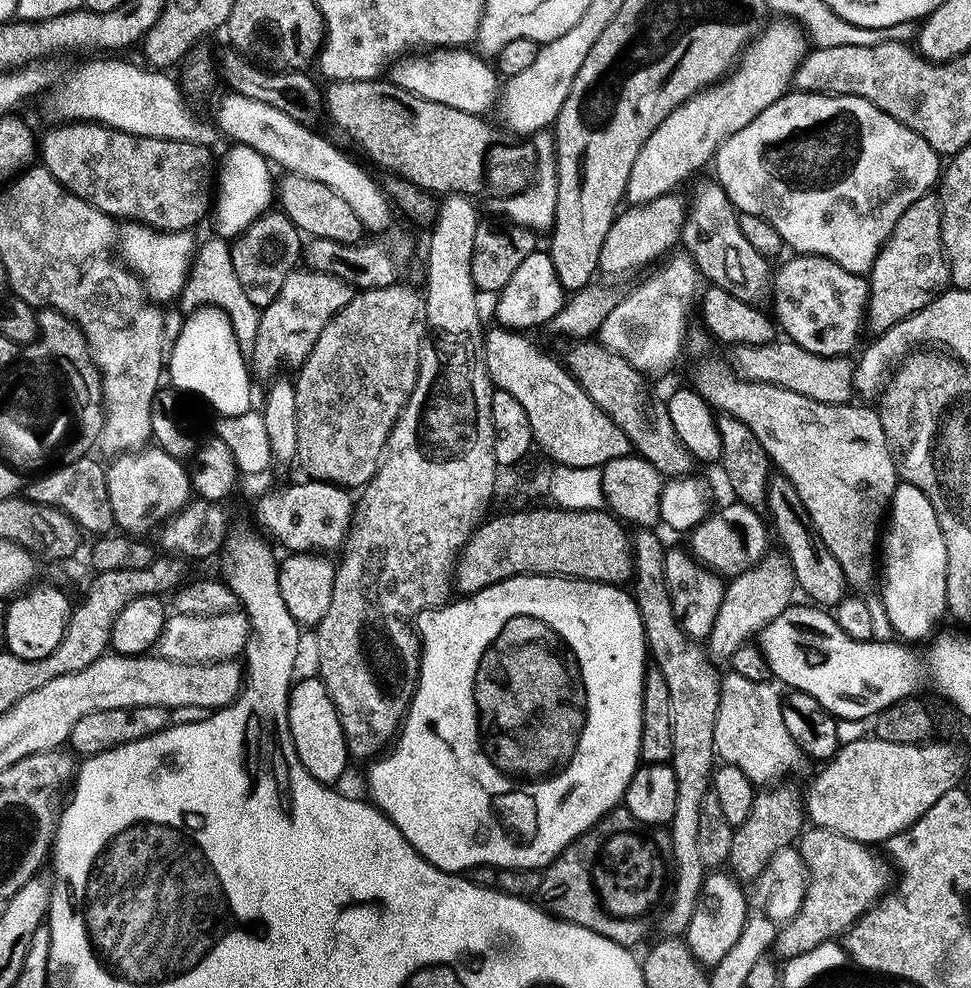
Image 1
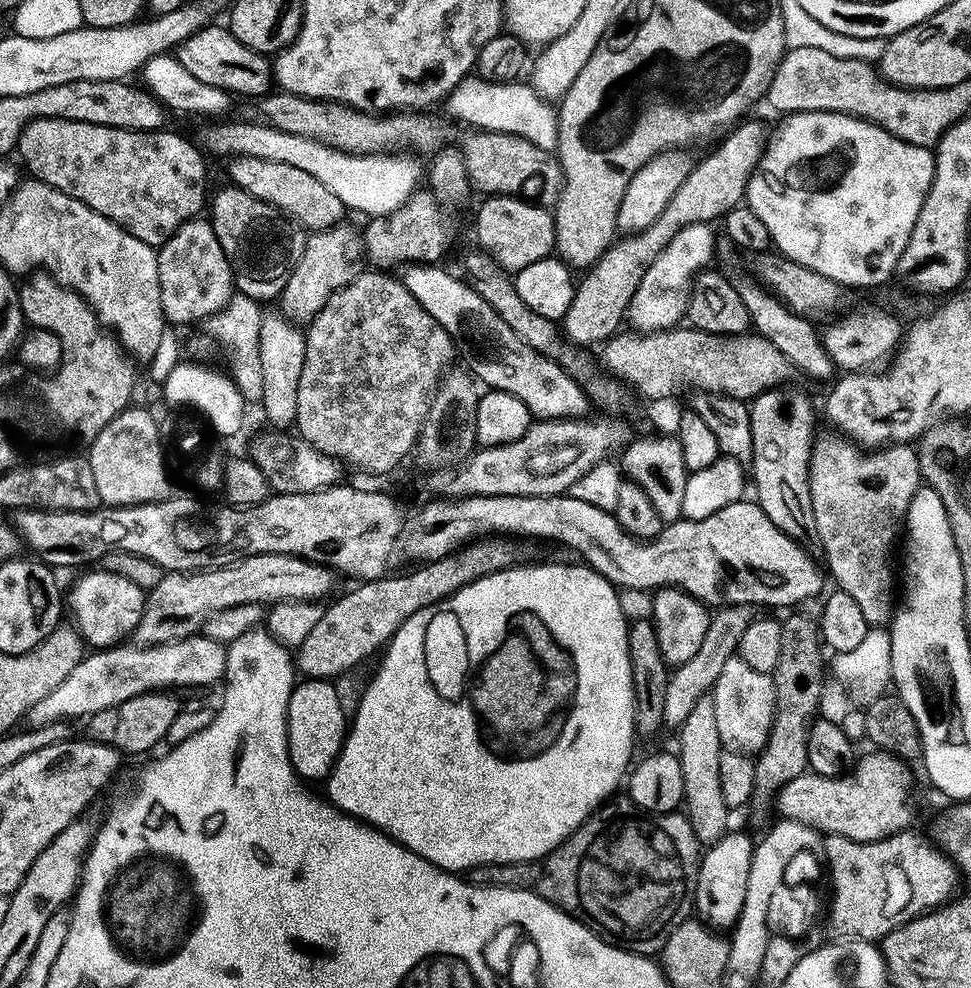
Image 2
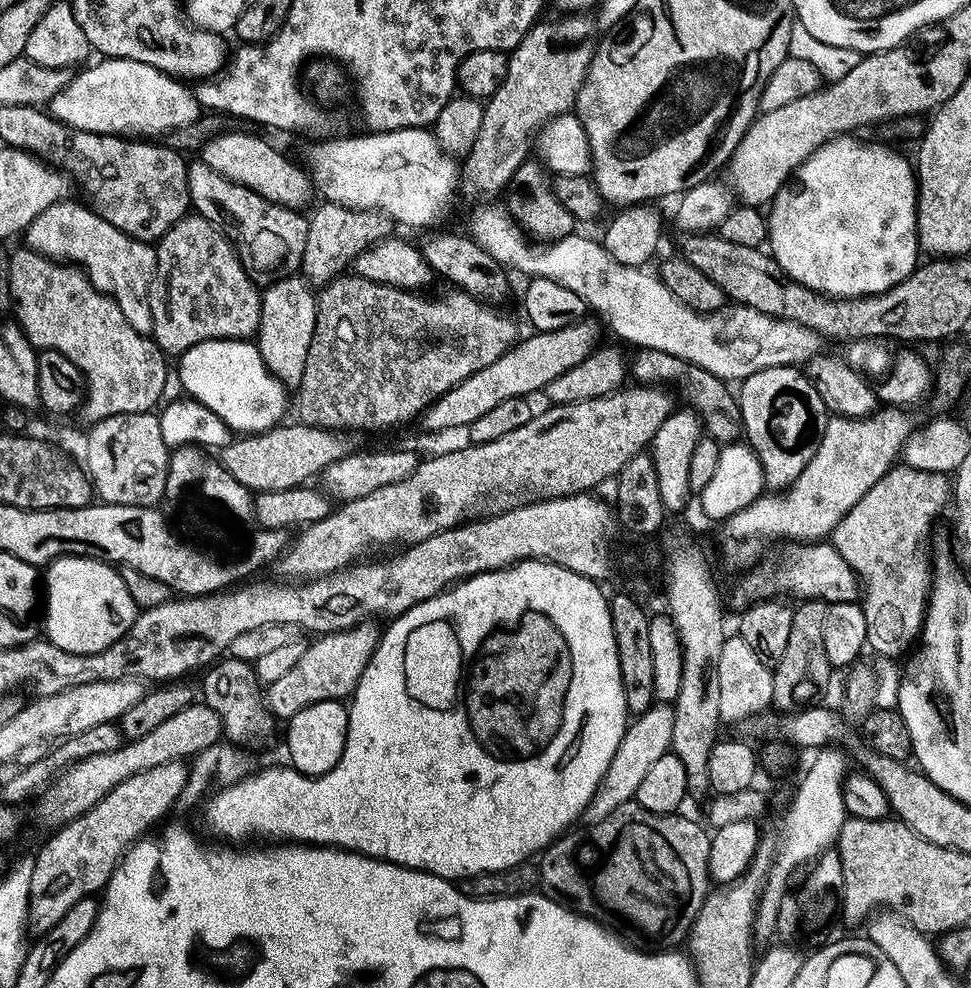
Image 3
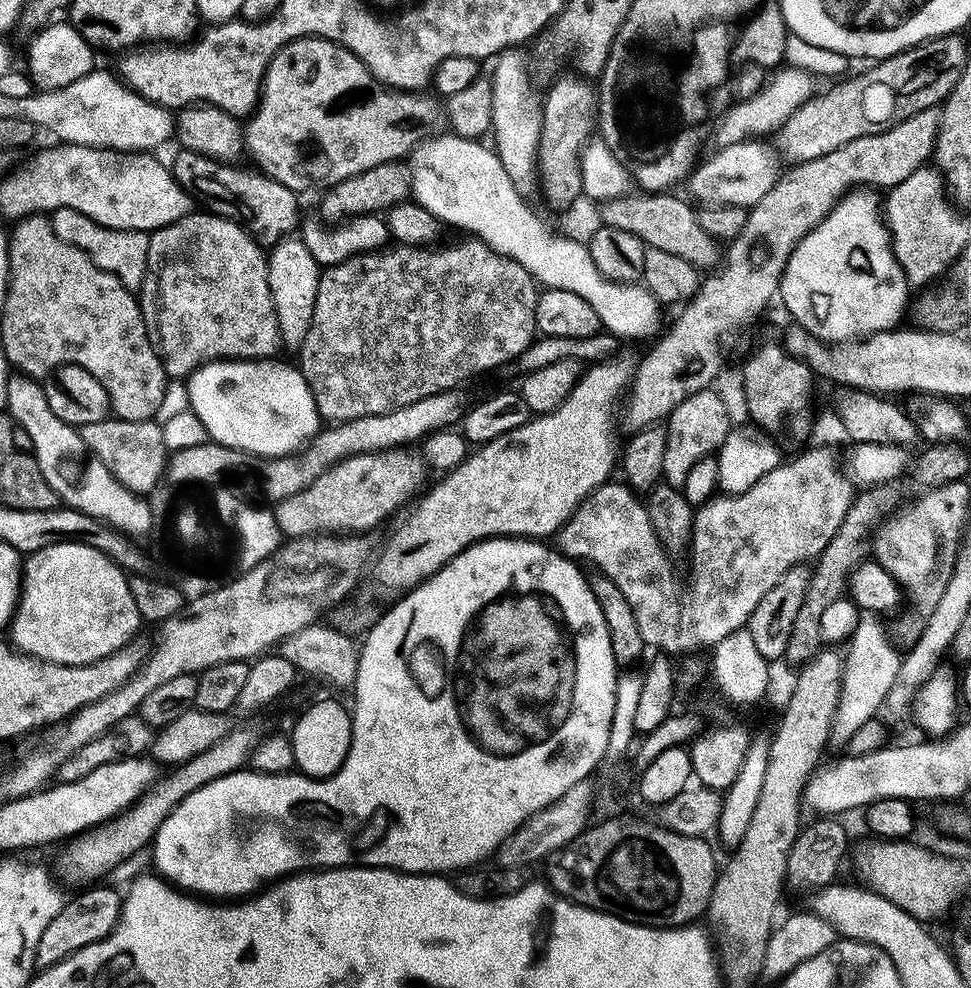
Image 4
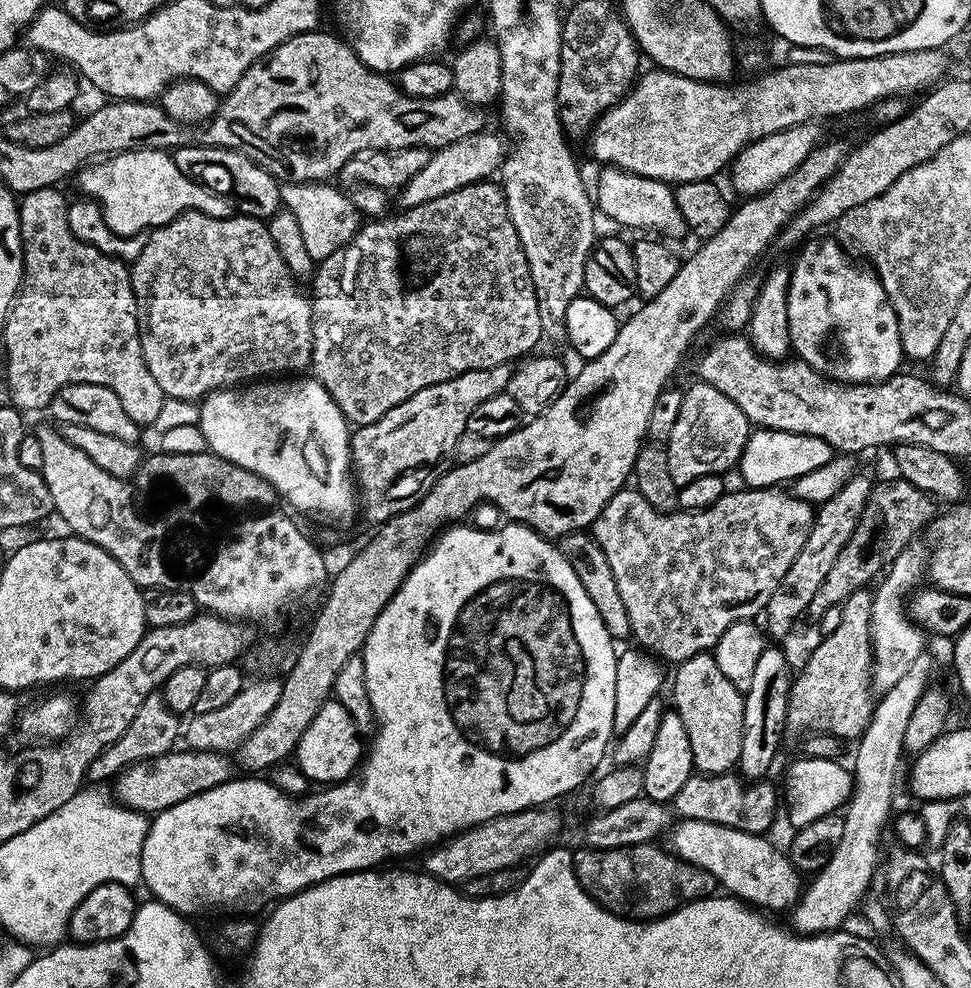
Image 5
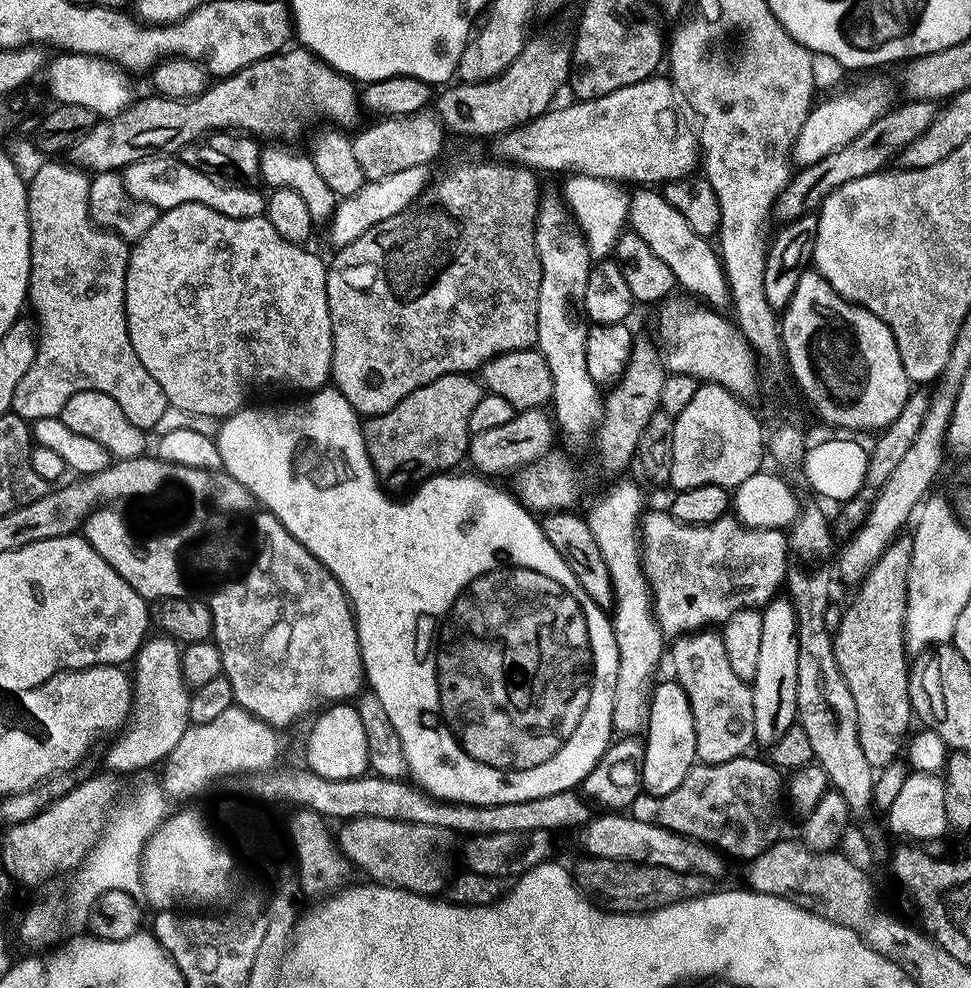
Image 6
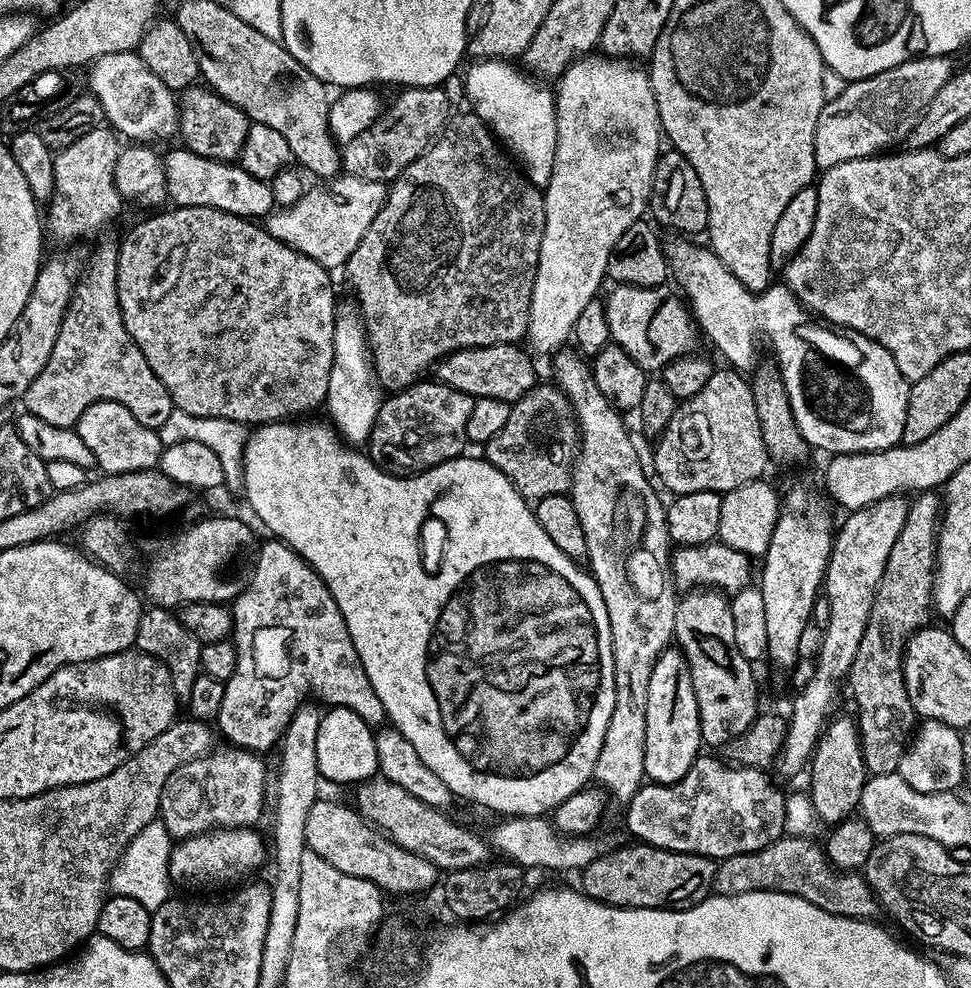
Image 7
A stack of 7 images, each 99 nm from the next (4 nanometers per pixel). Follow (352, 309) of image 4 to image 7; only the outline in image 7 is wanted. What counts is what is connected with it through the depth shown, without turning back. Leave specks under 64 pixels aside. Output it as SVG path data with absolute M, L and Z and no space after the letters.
M465 110L461 116L453 115L429 148L414 162L410 162L410 166L406 166L402 175L391 181L384 209L380 211L378 218L374 218L374 222L370 222L370 230L366 230L362 242L358 242L354 254L346 265L346 273L348 272L349 278L352 279L352 288L356 291L357 302L360 303L358 315L364 326L364 334L368 338L372 370L381 389L389 393L400 392L421 379L422 372L420 371L428 363L429 367L433 362L443 360L450 353L463 348L516 344L520 340L523 341L528 330L528 311L532 301L534 278L538 270L538 254L542 246L545 226L546 210L543 191L537 188L509 159L505 149L493 136L491 128L471 110Z

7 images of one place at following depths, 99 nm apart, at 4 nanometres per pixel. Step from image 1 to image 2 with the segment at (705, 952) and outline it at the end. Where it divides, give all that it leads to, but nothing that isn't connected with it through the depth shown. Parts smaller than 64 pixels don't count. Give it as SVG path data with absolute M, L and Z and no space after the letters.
M727 834L709 847L700 860L695 886L695 913L714 930L731 929L741 914L746 895L750 864L754 854L754 840L748 836Z

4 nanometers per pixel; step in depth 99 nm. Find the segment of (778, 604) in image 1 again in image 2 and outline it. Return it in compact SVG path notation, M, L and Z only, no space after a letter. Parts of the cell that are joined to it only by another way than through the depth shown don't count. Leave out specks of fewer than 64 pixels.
M740 605L738 607L721 608L713 613L714 618L709 619L701 633L699 650L690 658L689 662L683 664L671 671L669 675L665 705L663 706L663 725L673 730L679 729L688 714L694 708L694 704L705 697L716 680L721 674L721 670L726 666L729 658L737 653L739 640L754 619L753 609L749 605Z

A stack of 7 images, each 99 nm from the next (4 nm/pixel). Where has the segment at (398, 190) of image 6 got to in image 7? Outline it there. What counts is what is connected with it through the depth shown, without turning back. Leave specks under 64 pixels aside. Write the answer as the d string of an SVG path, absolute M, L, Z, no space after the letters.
M340 174L327 182L320 182L316 185L318 185L317 188L309 187L303 198L290 207L273 211L267 217L266 227L274 238L286 242L290 247L310 258L314 258L314 262L318 262L324 268L329 270L343 269L354 254L358 242L362 242L366 230L370 230L370 222L374 222L374 218L378 218L378 214L384 209L390 188L387 183L379 180L367 180L347 174Z

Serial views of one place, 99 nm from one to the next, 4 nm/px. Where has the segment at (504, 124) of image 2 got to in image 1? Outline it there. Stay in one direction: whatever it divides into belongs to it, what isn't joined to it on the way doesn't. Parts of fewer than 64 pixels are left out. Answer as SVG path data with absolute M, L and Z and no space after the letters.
M436 50L428 54L432 56L411 55L405 55L391 65L391 83L399 88L405 88L407 92L418 94L430 102L442 102L446 106L477 114L487 113L487 108L497 103L498 76L487 59L471 56L468 50Z

